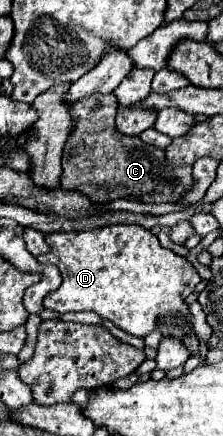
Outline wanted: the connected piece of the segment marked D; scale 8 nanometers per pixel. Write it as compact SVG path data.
M105 225L93 231L59 231L47 233L49 253L39 255L39 263L51 263L61 271L63 283L61 287L47 295L45 307L57 313L69 311L95 311L103 319L115 323L119 329L127 333L135 333L137 337L145 337L153 329L159 329L163 335L183 339L191 331L191 313L185 303L185 297L193 293L195 285L201 281L197 269L175 255L173 251L161 247L155 233L141 225Z

